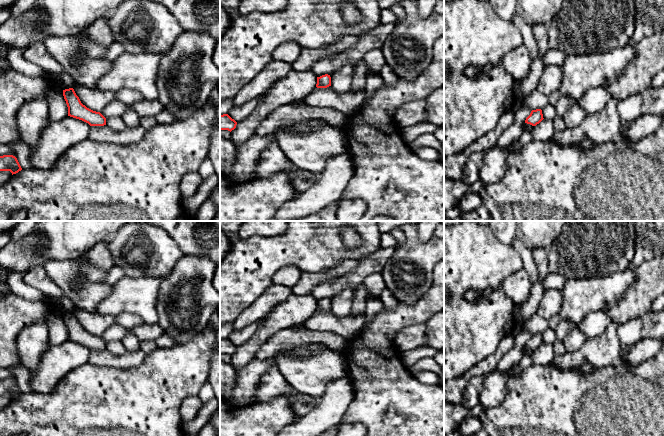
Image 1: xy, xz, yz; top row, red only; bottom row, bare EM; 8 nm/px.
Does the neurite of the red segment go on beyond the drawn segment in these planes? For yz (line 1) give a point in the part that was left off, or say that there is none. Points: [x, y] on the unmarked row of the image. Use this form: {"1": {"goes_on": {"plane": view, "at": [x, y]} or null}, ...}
{"1": {"goes_on": null}}

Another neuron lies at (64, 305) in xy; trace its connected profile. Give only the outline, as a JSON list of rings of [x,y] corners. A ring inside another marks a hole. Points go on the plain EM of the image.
[[[44,296],[44,298],[42,299],[42,301],[51,302],[52,305],[56,309],[58,309],[60,312],[62,312],[63,314],[69,313],[69,312],[73,312],[74,307],[75,307],[70,302],[70,300],[68,300],[65,296],[57,298],[57,299],[53,299],[53,298],[49,298],[47,296]]]

